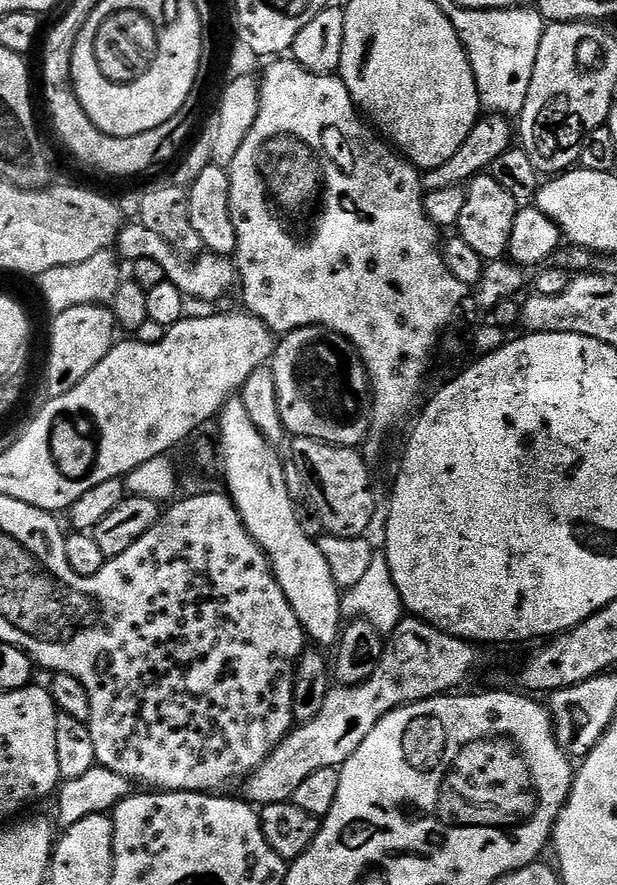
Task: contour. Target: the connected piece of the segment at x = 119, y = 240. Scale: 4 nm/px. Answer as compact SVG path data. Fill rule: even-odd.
M133 222L133 224L125 223L121 227L120 235L116 238L114 248L128 262L134 260L153 260L158 262L158 266L162 266L165 273L169 277L174 278L174 283L178 286L178 290L184 293L189 301L205 300L206 303L212 304L215 300L222 299L231 288L233 291L238 284L236 265L229 257L200 254L185 263L167 242L162 238L158 238L158 234L154 234L154 230L150 230L145 224L139 222Z

